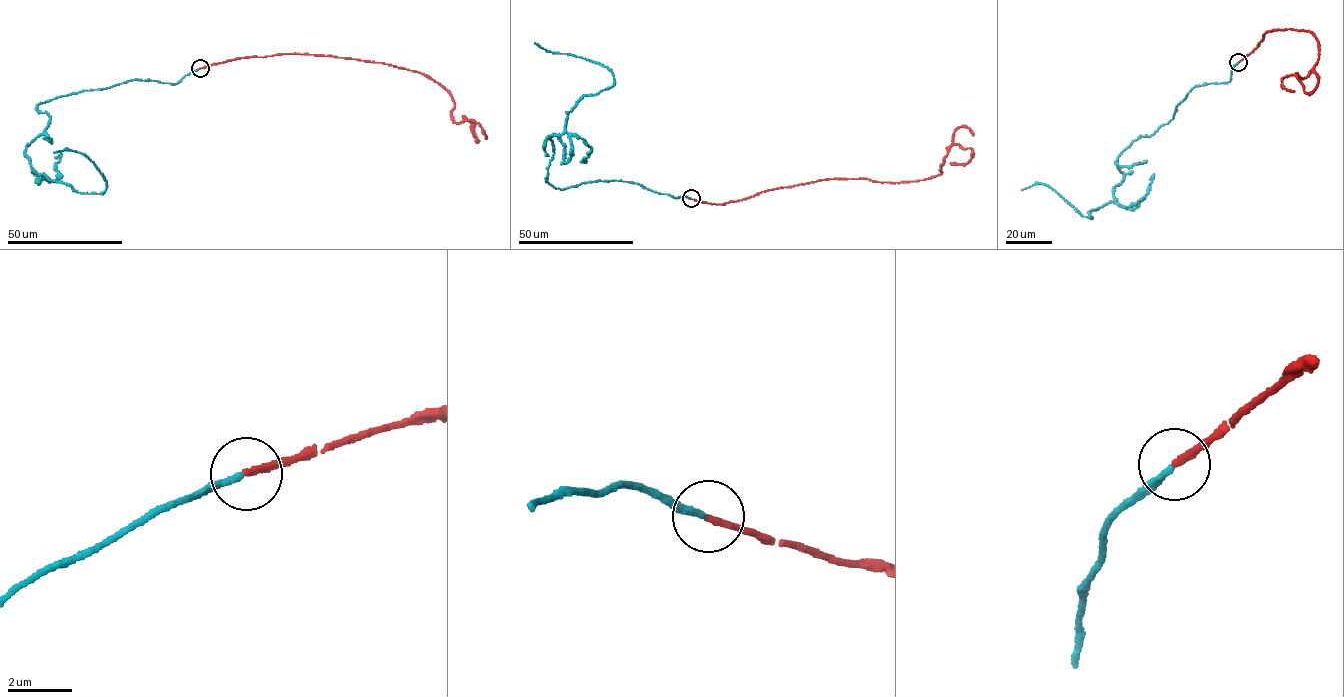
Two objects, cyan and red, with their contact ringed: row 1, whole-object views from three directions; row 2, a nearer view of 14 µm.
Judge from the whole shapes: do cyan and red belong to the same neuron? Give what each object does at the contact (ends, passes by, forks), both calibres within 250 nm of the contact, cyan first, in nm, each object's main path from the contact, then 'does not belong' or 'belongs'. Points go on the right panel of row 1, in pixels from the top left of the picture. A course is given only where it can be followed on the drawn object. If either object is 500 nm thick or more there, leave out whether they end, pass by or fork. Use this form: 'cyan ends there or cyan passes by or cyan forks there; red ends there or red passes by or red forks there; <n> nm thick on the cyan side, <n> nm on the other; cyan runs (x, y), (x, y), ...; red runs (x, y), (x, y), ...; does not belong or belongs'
cyan ends there; red ends there; 190 nm thick on the cyan side, 200 nm on the other; cyan runs (1238, 62), (1228, 82), (1193, 87), (1122, 152), (1116, 200), (1092, 219), (1046, 185), (1022, 190); red runs (1238, 62), (1263, 34), (1304, 30), (1319, 49), (1313, 68), (1295, 75), (1306, 92), (1318, 82), (1311, 69); belongs

